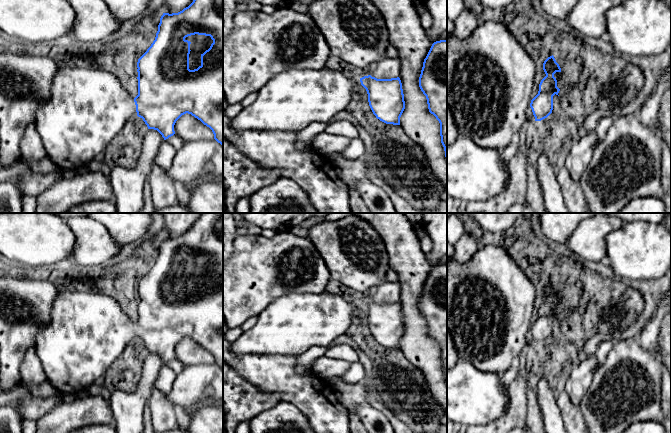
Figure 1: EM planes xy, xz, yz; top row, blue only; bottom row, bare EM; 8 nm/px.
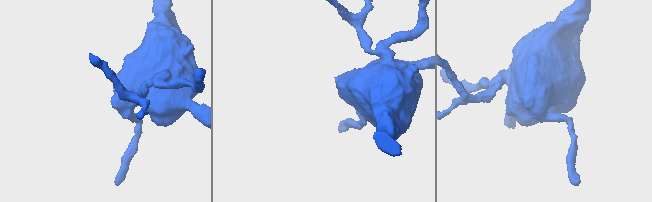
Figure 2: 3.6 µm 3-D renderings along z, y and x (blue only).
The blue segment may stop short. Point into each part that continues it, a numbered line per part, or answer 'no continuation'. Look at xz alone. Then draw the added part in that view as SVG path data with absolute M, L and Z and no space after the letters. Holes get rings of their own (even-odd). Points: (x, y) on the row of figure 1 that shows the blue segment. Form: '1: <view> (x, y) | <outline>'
1: xz (291, 100) | M323 67L320 69L289 69L275 75L259 91L255 102L231 120L230 126L237 132L245 130L300 131L312 122L329 123L332 117L345 110L354 91L361 86L360 79L349 79L342 73Z

